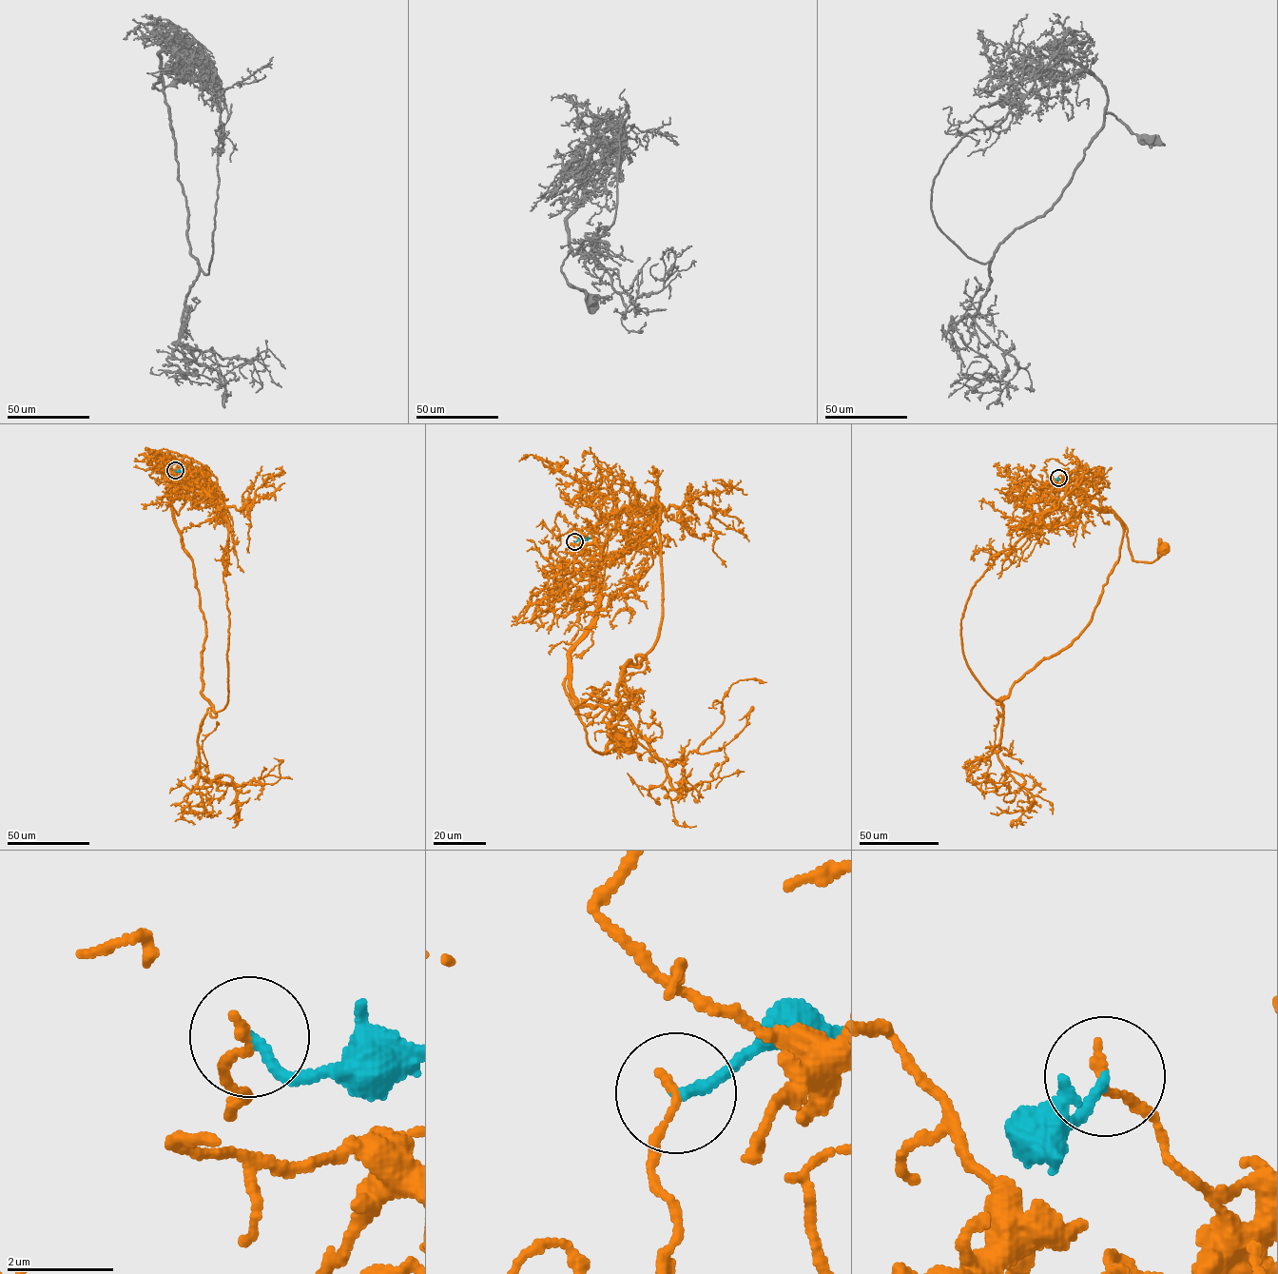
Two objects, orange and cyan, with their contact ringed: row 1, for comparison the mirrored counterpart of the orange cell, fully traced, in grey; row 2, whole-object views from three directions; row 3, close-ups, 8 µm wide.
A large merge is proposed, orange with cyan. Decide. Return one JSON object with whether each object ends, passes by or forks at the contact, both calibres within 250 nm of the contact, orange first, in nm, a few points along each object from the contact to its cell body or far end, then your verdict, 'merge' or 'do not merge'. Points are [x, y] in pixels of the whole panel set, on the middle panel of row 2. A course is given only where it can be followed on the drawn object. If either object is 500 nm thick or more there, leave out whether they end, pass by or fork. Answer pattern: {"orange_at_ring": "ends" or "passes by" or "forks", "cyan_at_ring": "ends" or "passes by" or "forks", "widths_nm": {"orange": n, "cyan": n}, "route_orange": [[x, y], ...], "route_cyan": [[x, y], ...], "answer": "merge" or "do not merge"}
{"orange_at_ring": "ends", "cyan_at_ring": "ends", "widths_nm": {"orange": 180, "cyan": 200}, "route_orange": [[574, 541], [572, 556], [596, 555], [601, 566], [597, 609], [570, 656], [564, 687], [591, 750], [629, 743]], "route_cyan": [[574, 541], [589, 537]], "answer": "do not merge"}

